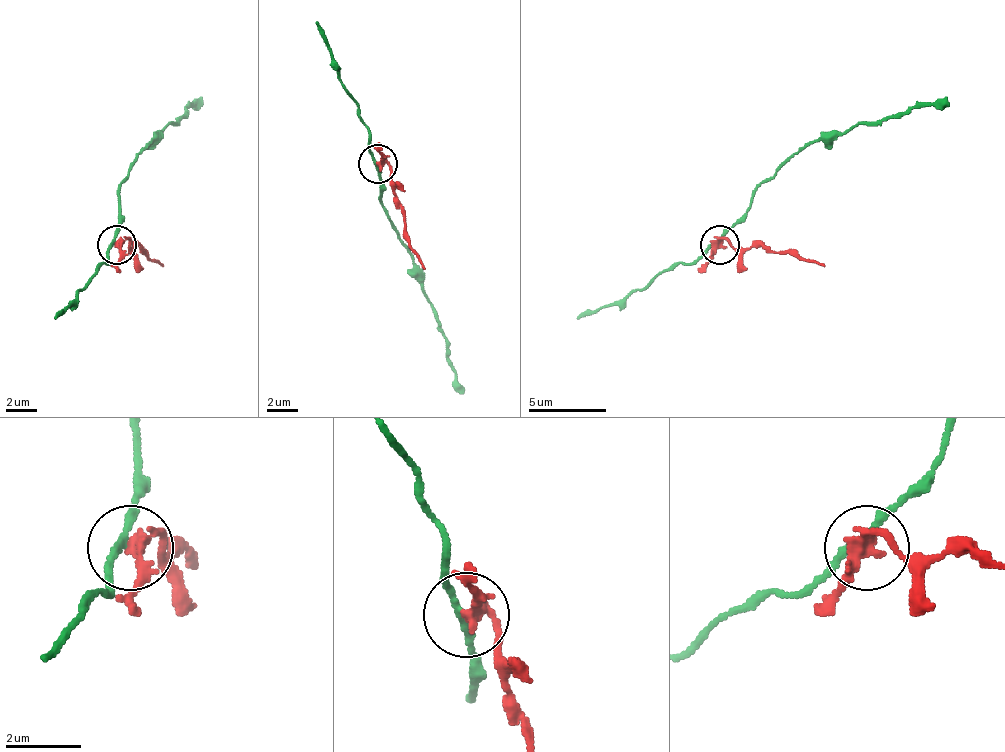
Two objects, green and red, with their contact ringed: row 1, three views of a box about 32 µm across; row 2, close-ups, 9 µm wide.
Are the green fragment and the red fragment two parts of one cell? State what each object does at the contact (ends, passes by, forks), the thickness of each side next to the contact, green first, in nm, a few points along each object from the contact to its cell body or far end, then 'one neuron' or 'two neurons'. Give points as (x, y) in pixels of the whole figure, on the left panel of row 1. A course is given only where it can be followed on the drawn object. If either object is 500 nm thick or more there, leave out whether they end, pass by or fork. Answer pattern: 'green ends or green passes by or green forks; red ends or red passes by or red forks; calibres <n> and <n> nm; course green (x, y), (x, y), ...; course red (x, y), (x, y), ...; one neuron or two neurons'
green passes by; red passes by; calibres 170 and 280 nm; course green (113, 244), (117, 189), (145, 150), (199, 96); course red (117, 244), (129, 240), (145, 255), (164, 267); two neurons

